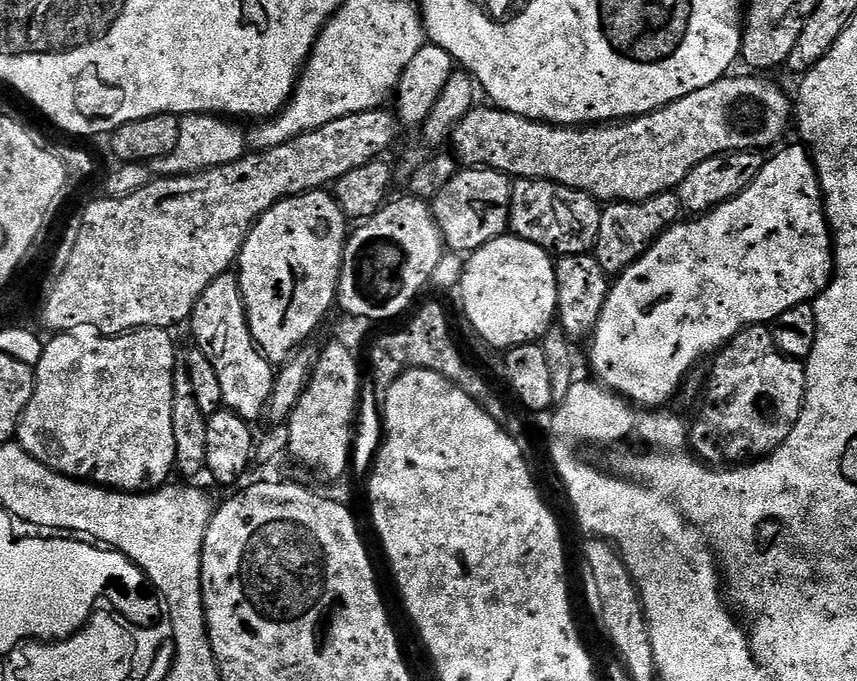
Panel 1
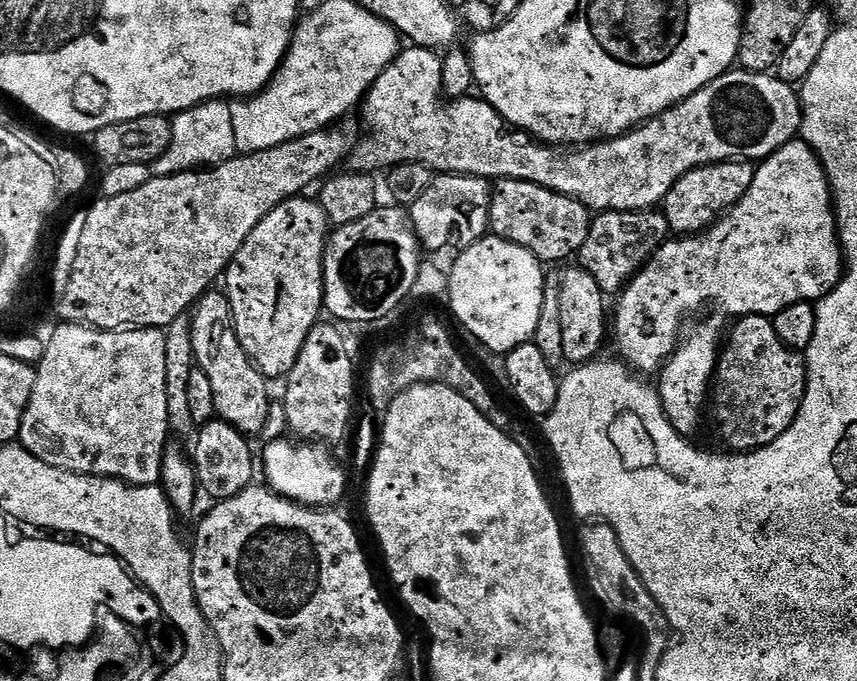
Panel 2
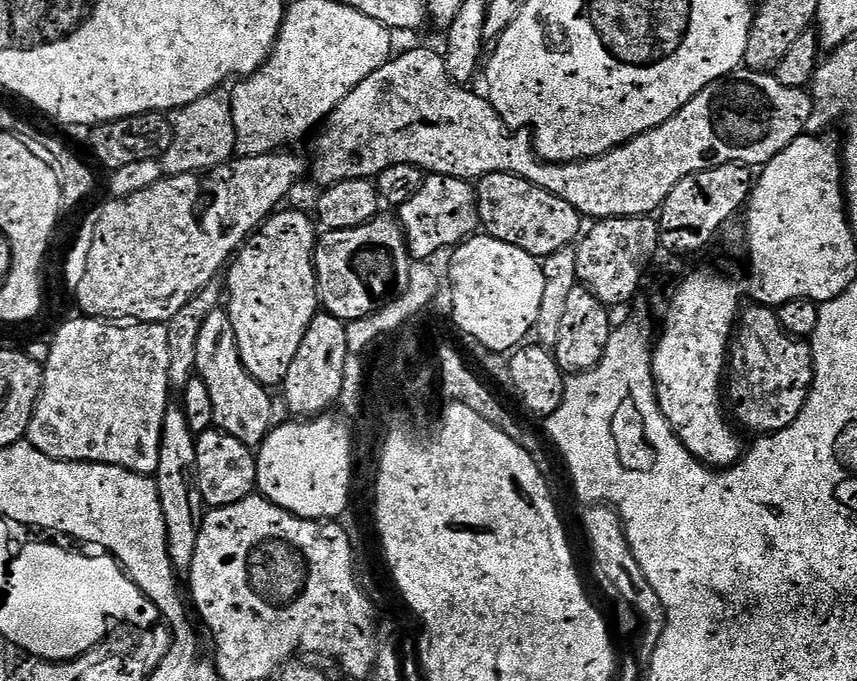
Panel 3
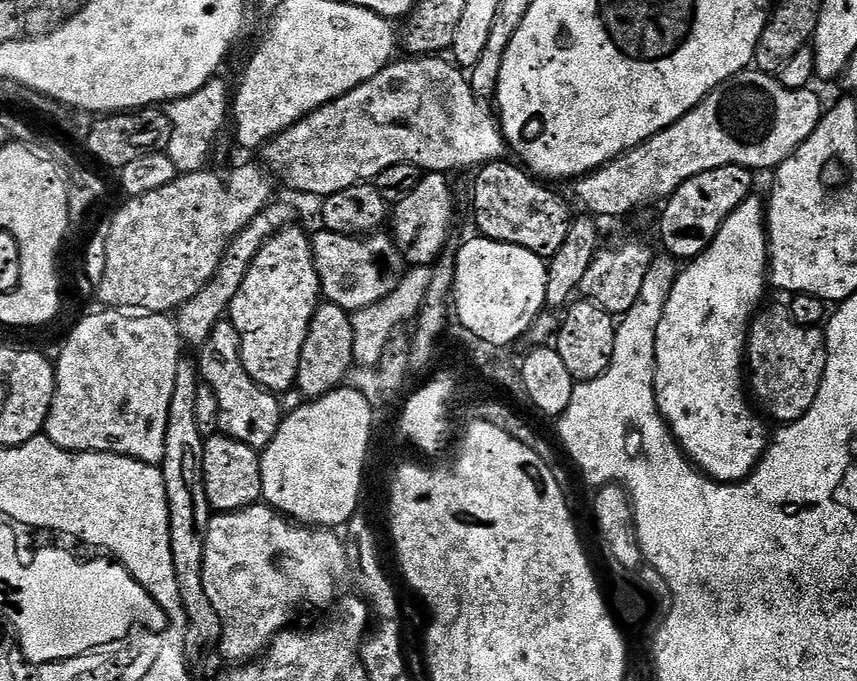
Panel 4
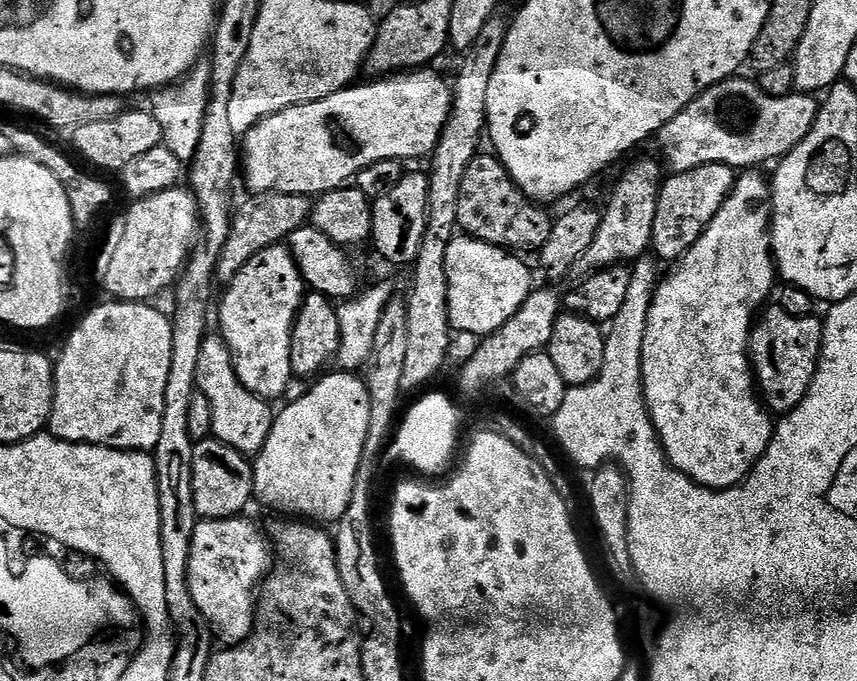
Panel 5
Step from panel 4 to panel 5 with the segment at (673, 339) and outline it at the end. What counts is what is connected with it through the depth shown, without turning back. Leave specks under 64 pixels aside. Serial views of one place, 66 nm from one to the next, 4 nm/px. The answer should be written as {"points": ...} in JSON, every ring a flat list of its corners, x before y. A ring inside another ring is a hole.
{"points":[[744,170,737,175,732,192,718,214,714,214,710,226,706,226,702,238,675,261,676,269,656,285,640,351,644,404,664,454,676,469,703,488,737,487,763,458,774,431,774,416,758,395,750,359,754,321,765,307,764,299,778,284,770,231,772,186,769,177,760,172,763,171]]}

